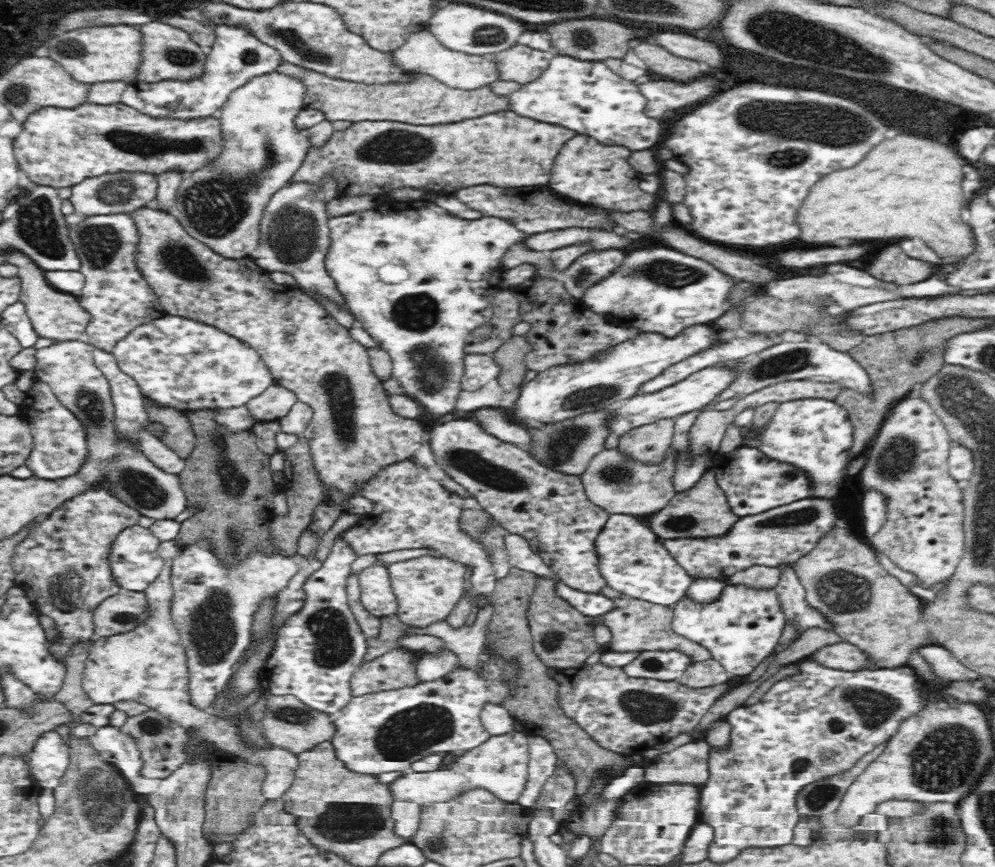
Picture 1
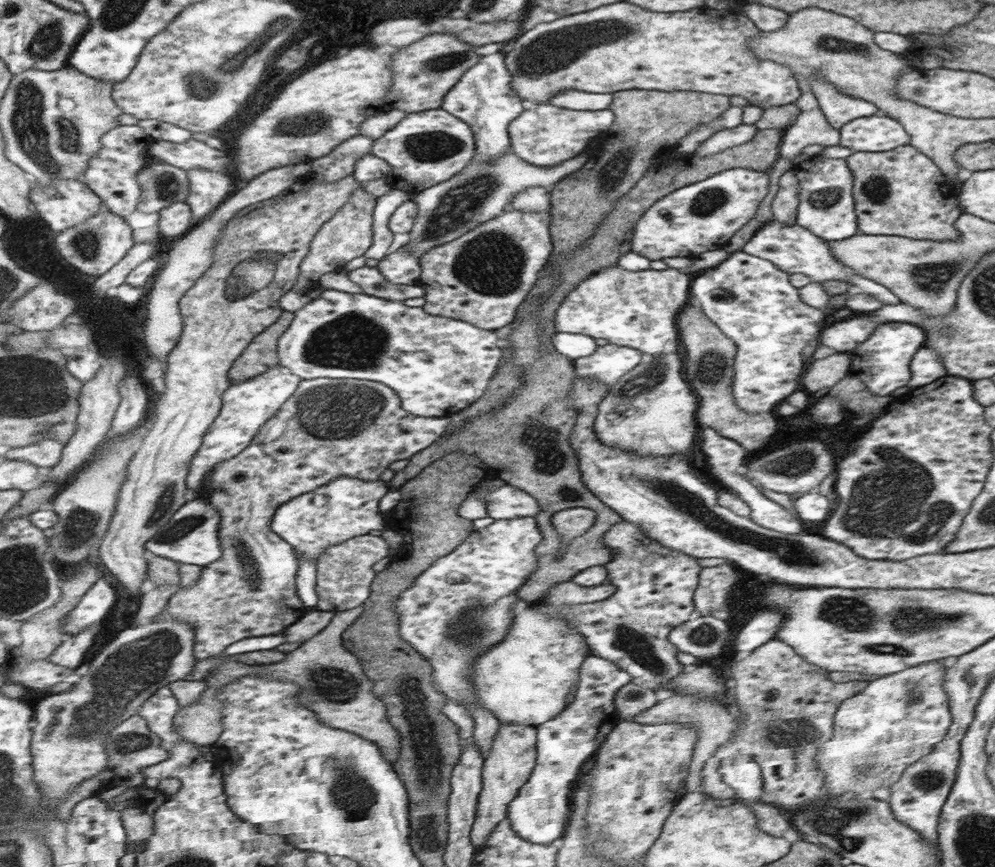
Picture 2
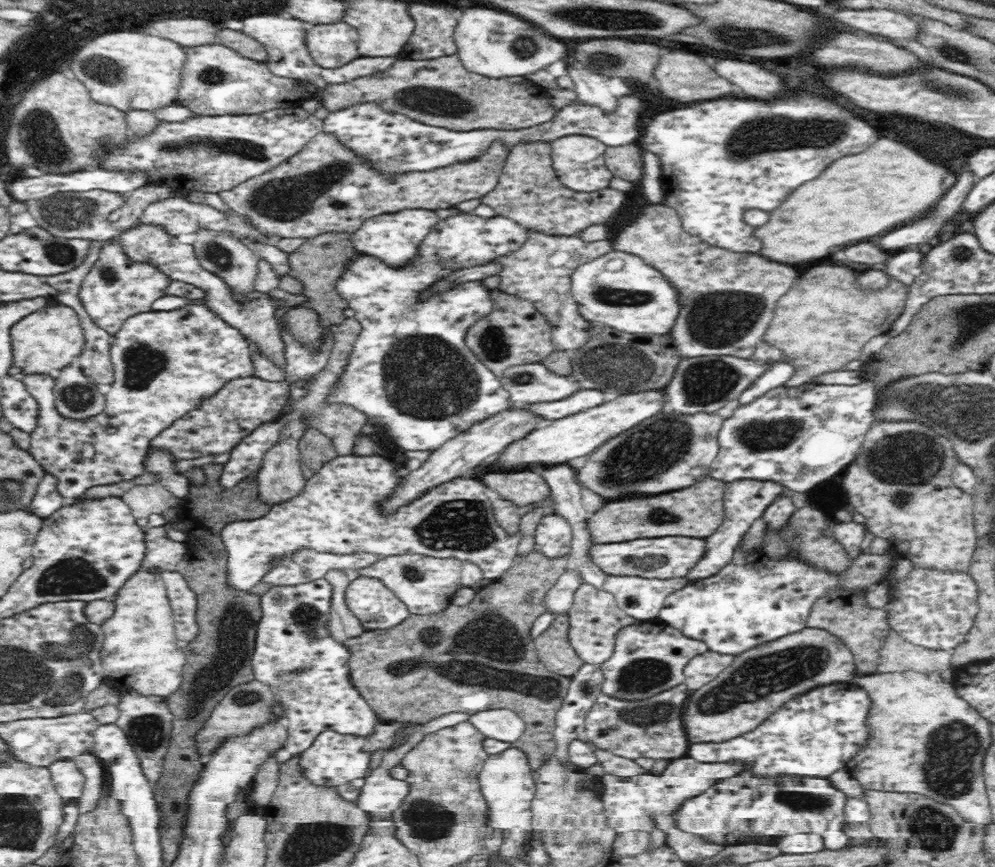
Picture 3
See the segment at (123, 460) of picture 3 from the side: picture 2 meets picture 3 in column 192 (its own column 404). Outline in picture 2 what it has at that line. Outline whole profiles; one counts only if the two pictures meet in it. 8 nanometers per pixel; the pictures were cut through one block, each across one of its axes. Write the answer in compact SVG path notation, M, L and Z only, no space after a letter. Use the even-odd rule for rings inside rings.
M326 289L323 296L305 306L297 317L294 319L293 325L290 326L285 336L280 339L279 354L280 365L292 374L301 376L306 380L314 380L318 378L342 378L342 379L358 379L370 382L380 382L392 388L394 392L401 398L401 405L406 412L412 415L422 417L450 417L479 401L486 393L486 390L492 384L492 378L500 371L500 362L504 359L504 349L499 345L500 337L495 331L482 330L481 327L474 326L472 323L464 322L461 319L446 318L434 314L426 314L423 307L410 307L404 303L391 301L390 299L378 298L377 295L348 294L343 290ZM324 366L338 366L342 368L340 374L344 376L324 376Z

